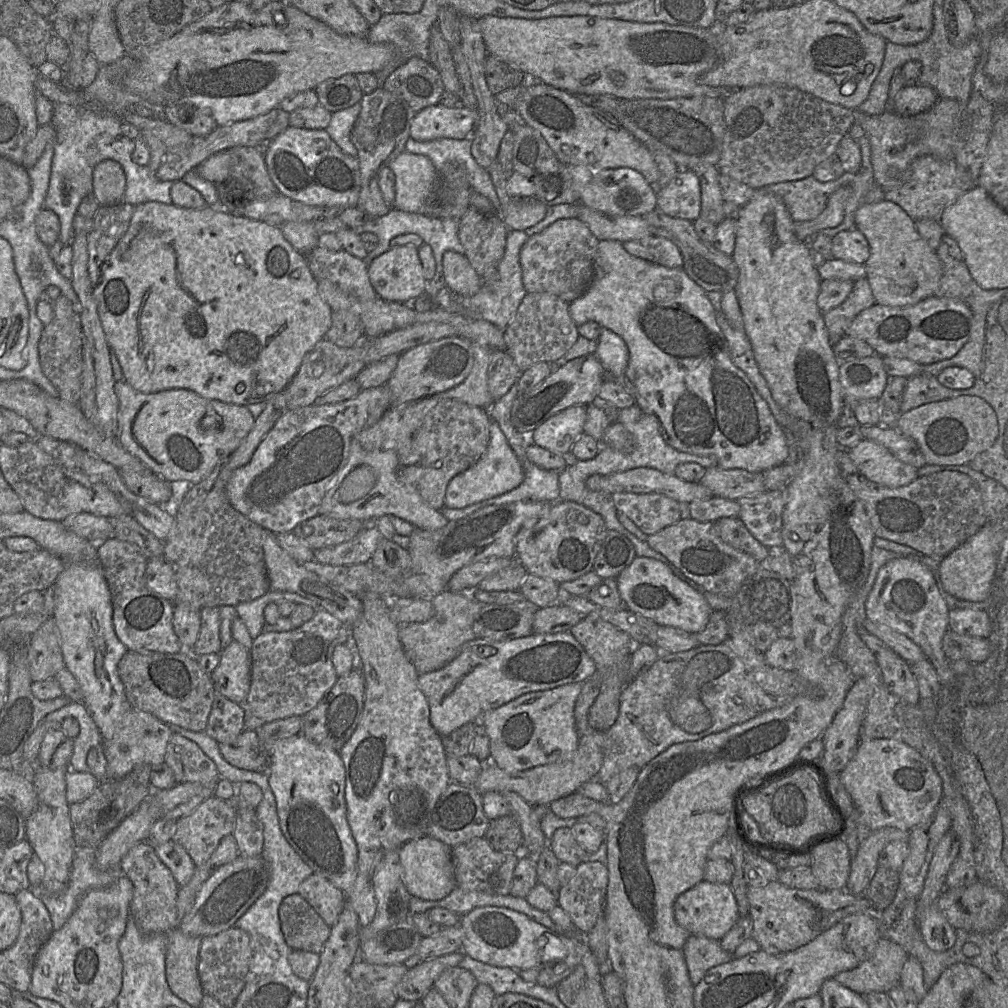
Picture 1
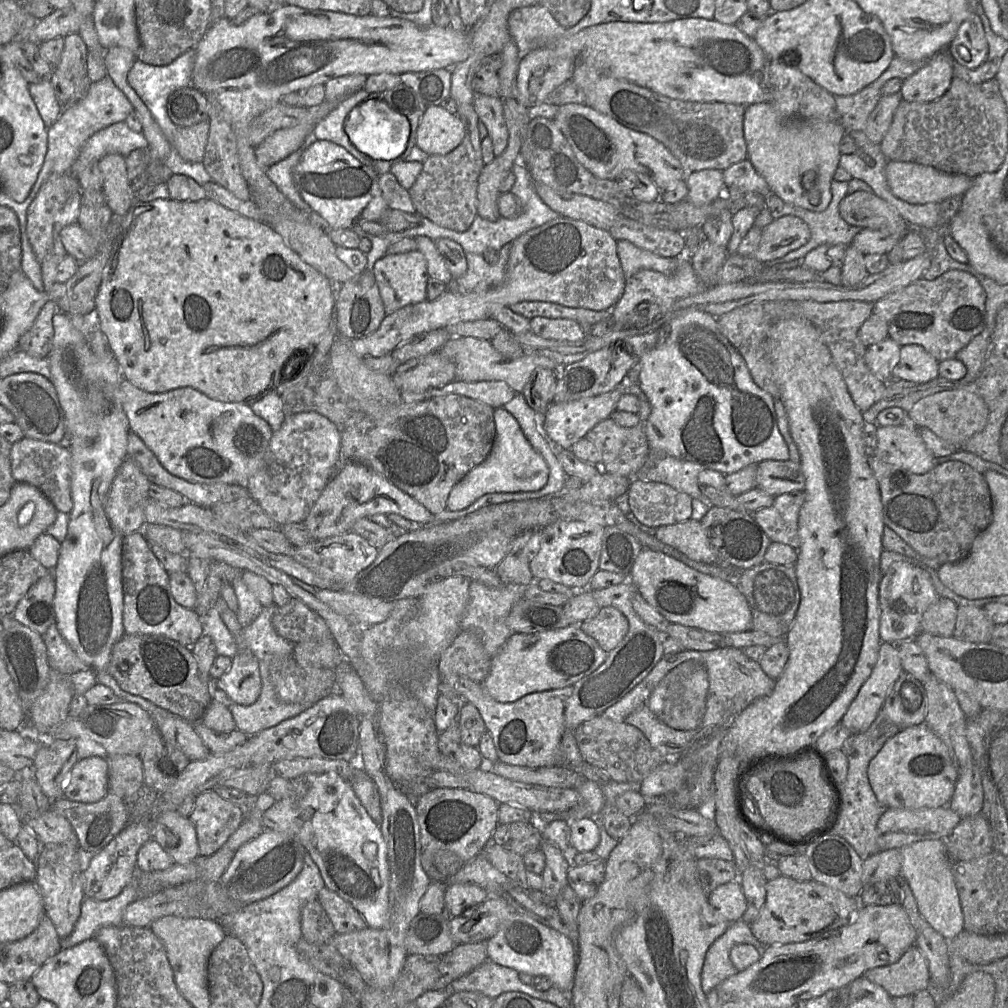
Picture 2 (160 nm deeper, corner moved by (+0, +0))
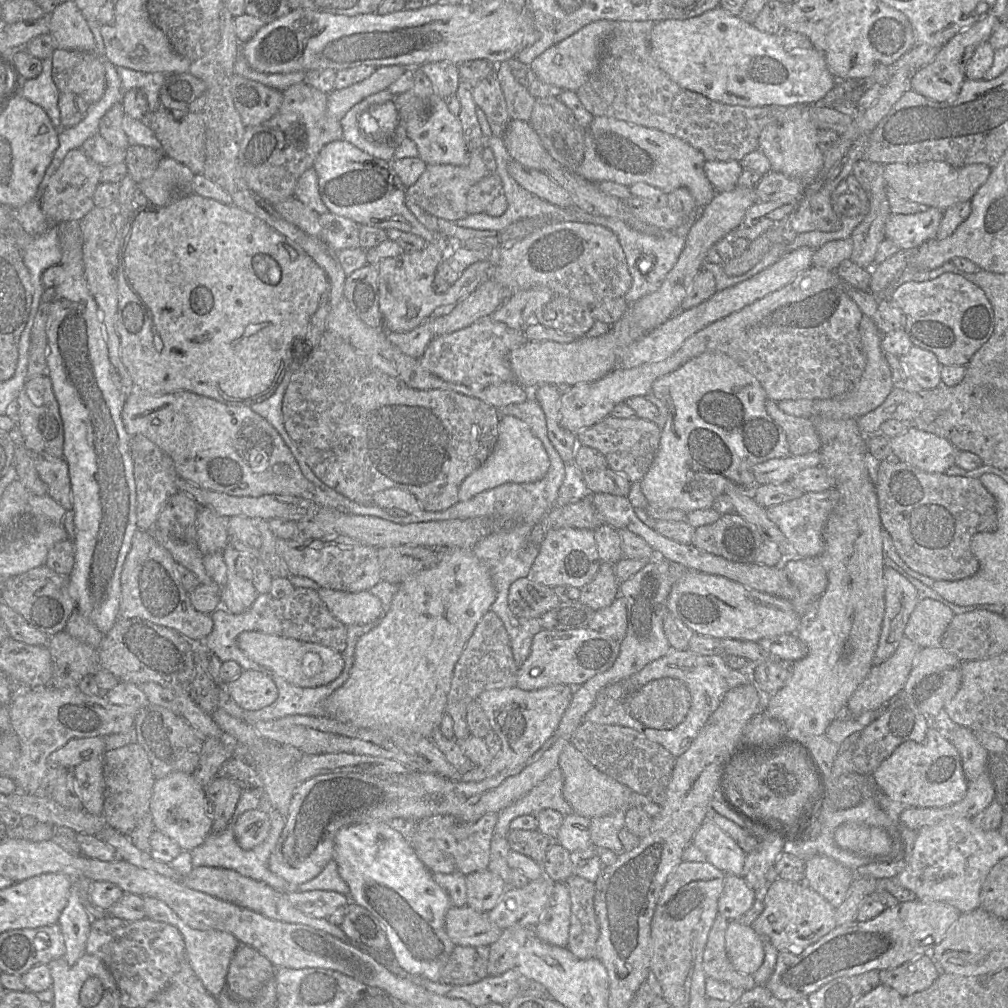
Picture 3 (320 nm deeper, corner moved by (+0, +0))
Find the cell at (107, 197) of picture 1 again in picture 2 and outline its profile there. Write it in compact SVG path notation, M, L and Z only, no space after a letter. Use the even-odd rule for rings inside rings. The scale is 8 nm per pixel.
M118 153L107 154L98 162L103 176L102 192L105 203L115 217L126 215L135 197L127 176L126 157Z

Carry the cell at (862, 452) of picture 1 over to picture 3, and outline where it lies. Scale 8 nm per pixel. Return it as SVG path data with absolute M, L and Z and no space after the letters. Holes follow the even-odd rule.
M910 425L902 434L890 439L893 458L925 472L944 473L955 465L957 449L947 439Z

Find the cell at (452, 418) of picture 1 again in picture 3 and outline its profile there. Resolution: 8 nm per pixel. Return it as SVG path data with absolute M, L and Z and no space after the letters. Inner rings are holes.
M325 329L323 332L318 344L310 351L306 351L305 345L303 345L301 350L301 358L297 361L296 360L296 370L293 371L293 374L291 375L291 378L289 380L289 384L287 386L287 389L285 391L283 401L282 401L282 416L283 416L283 423L284 428L289 437L292 439L294 444L296 445L299 453L302 455L305 463L310 468L310 470L315 474L315 476L322 481L325 485L328 487L334 489L336 492L342 494L343 496L347 497L348 499L364 504L364 505L373 505L372 497L375 493L388 489L388 488L399 488L404 491L408 491L411 494L413 494L418 502L421 504L422 508L426 511L442 511L447 509L448 507L452 506L453 504L457 503L459 501L458 499L458 491L461 483L463 480L469 476L472 472L474 472L477 468L479 468L489 457L491 452L494 449L494 446L496 445L498 434L499 434L499 422L500 422L500 411L499 409L495 408L494 406L485 403L484 401L481 401L477 398L469 397L454 391L449 390L442 390L442 389L430 389L430 390L418 390L411 388L407 386L402 381L390 377L384 373L381 373L380 371L375 370L368 360L365 358L364 355L354 350L354 348L344 339L342 339L337 334L334 334L332 332L329 332Z

